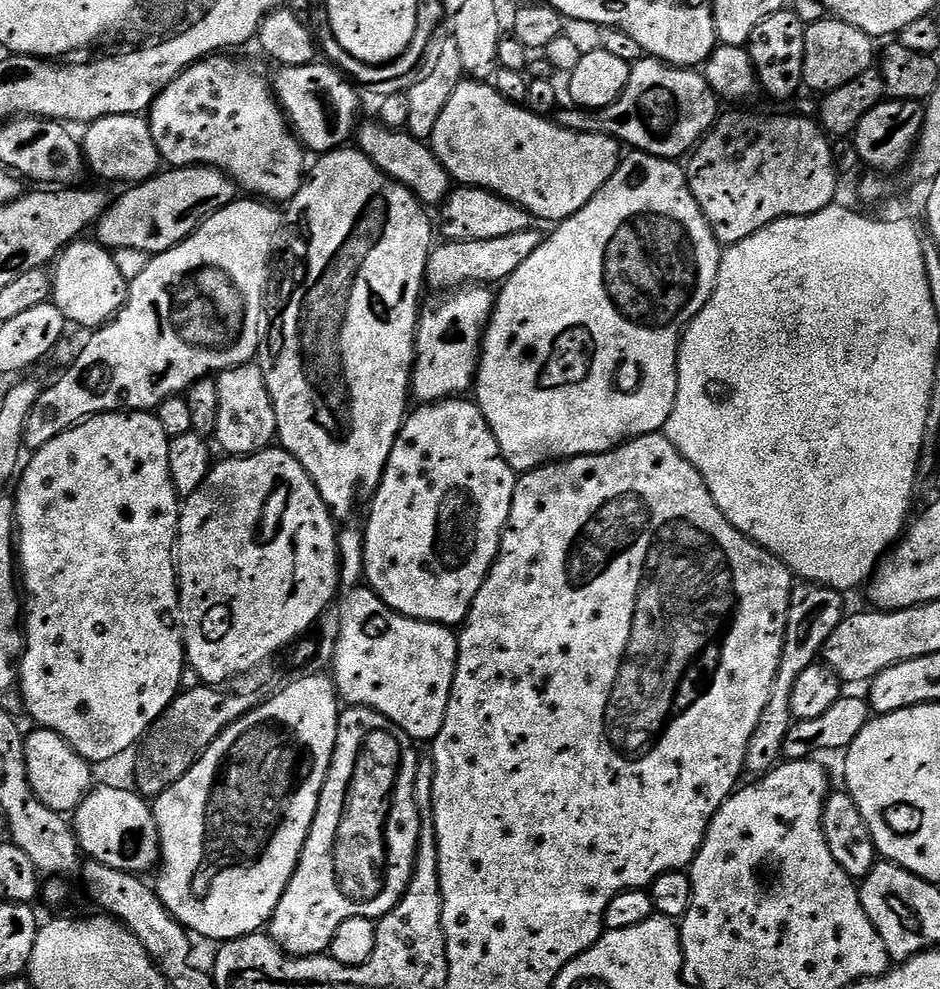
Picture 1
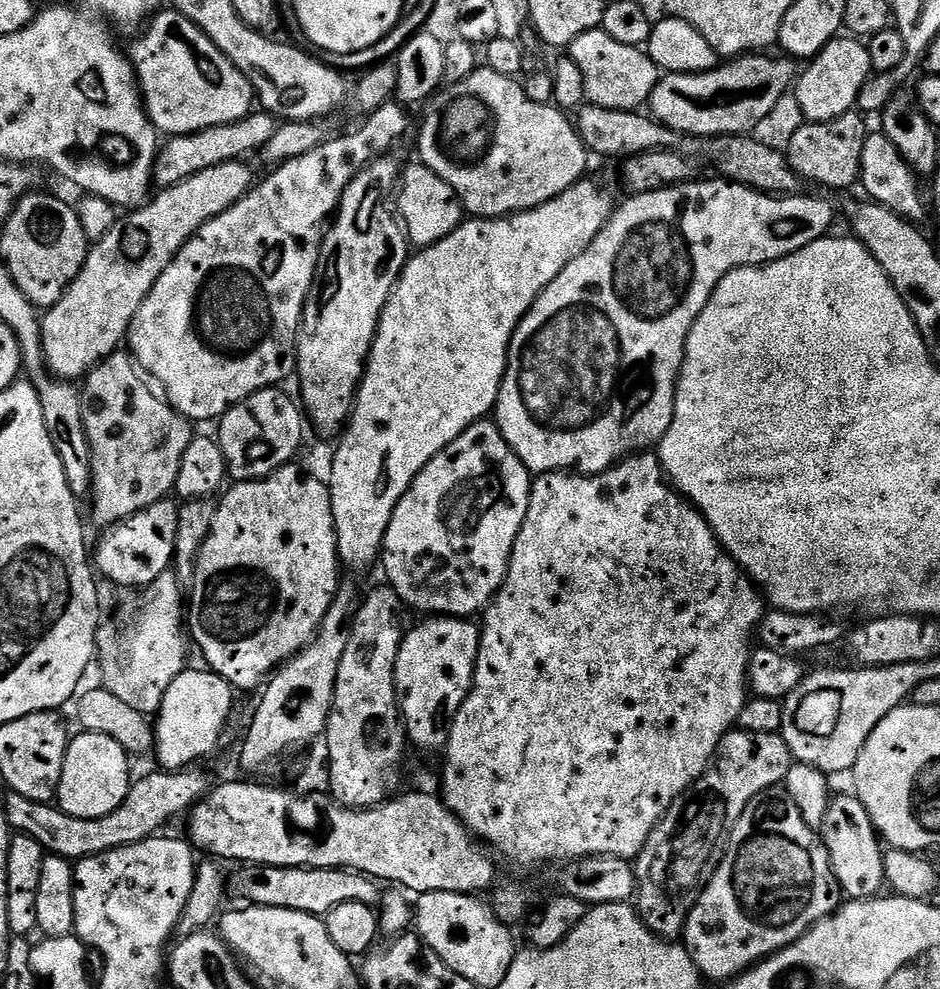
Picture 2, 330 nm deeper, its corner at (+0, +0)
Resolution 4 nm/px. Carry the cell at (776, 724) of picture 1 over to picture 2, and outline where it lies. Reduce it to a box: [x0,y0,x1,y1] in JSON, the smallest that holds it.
[634,730,793,942]

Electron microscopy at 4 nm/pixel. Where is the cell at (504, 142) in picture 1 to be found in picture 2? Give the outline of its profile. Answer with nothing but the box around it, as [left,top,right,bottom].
[419,66,589,218]

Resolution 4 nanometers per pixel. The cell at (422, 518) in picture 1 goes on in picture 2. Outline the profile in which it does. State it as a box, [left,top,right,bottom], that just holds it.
[382,422,533,618]

